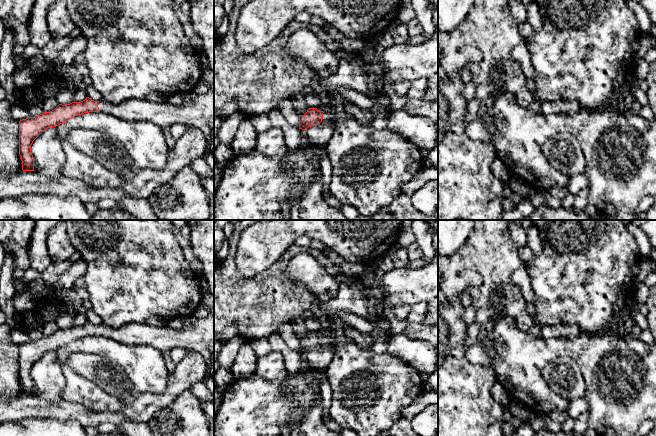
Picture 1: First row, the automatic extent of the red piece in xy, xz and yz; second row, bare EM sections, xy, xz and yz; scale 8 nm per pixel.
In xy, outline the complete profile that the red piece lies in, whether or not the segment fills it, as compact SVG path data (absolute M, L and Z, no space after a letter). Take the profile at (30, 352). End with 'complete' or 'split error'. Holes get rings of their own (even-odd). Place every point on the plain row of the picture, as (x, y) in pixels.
M209 315L204 319L194 316L184 318L184 326L178 330L167 325L153 327L145 322L133 322L113 328L106 324L94 325L87 321L81 326L59 328L50 336L22 343L19 345L19 379L22 394L34 395L31 369L44 354L89 336L103 336L129 346L149 345L162 352L174 348L194 350L205 359L206 375L210 369L211 356L214 354L214 315Z; split error

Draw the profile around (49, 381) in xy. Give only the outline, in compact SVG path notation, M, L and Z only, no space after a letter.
M56 351L44 354L32 367L34 395L51 402L63 401L66 380Z

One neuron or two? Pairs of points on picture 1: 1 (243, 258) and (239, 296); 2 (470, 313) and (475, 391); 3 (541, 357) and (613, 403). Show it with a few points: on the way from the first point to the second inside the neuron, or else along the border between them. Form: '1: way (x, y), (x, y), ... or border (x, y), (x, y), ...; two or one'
1: border (235, 253), (241, 275), (264, 272); two
2: border (464, 308), (464, 322), (467, 325); two
3: way (562, 350), (574, 350), (606, 382); one

